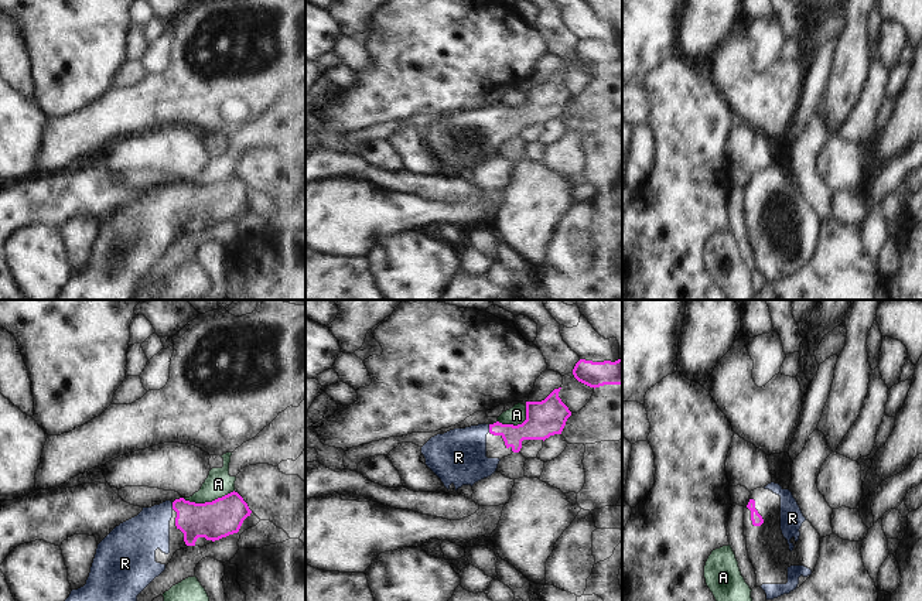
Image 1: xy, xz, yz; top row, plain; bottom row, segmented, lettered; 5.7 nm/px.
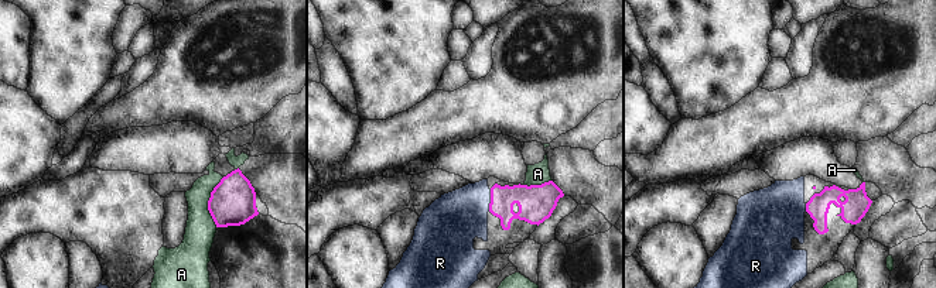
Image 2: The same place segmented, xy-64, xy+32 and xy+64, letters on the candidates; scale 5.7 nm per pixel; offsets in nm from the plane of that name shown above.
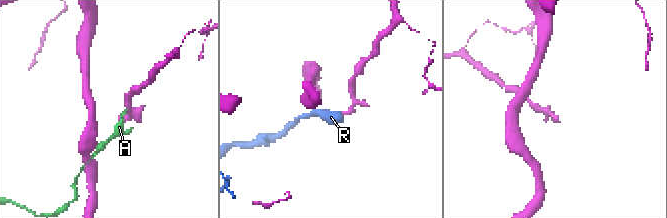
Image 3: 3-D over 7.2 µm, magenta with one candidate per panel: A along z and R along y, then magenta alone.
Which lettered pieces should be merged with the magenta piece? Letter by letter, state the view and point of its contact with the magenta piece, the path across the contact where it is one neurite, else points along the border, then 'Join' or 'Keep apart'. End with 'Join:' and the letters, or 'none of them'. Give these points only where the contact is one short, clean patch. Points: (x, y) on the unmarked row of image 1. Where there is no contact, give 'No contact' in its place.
A: Touches magenta at xy (208, 185). Boundary: xy (234, 173), (204, 185), (190, 185), (183, 181). Keep apart
R: Touches magenta at xz (489, 112). Path across: xz (533, 111), (528, 113), (489, 112), (458, 140). Join
Join: R.

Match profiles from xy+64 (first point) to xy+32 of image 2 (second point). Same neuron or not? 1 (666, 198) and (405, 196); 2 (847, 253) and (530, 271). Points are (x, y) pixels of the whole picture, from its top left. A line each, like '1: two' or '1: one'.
1: one
2: one

